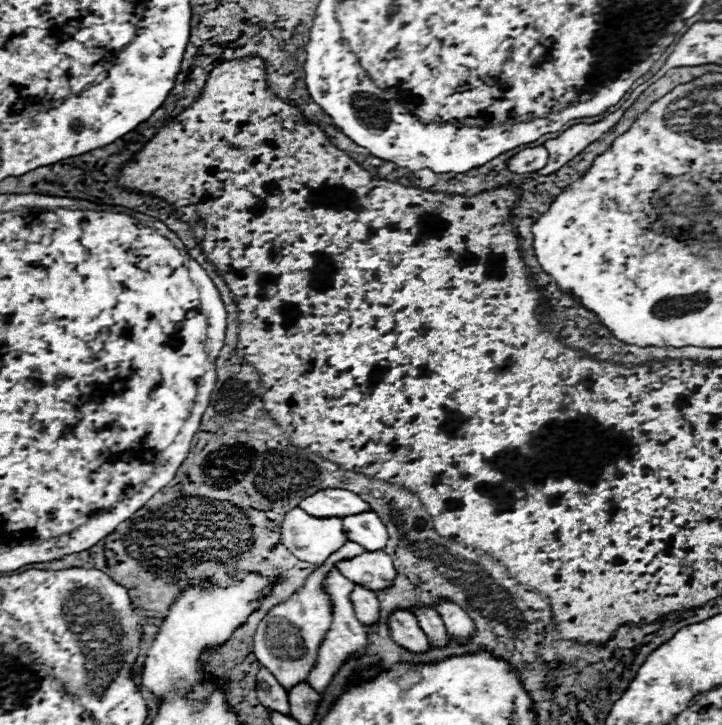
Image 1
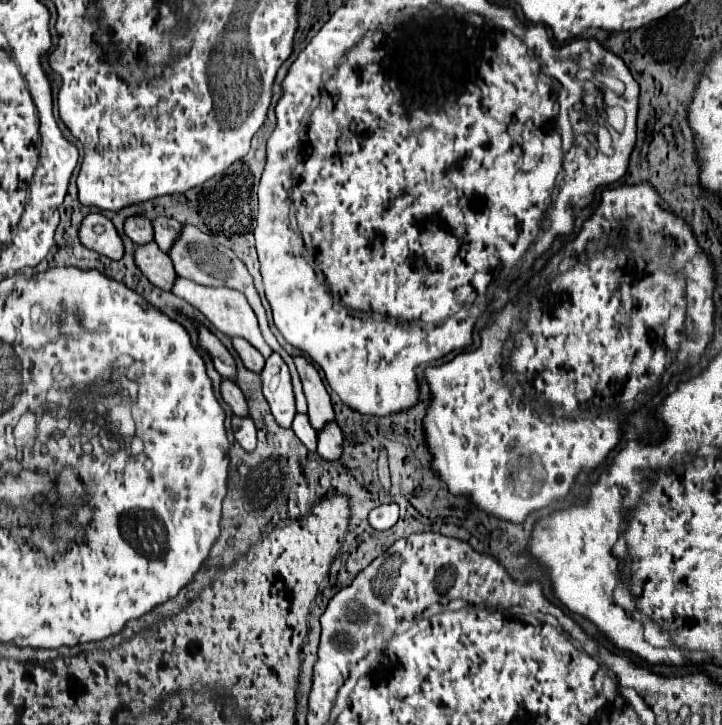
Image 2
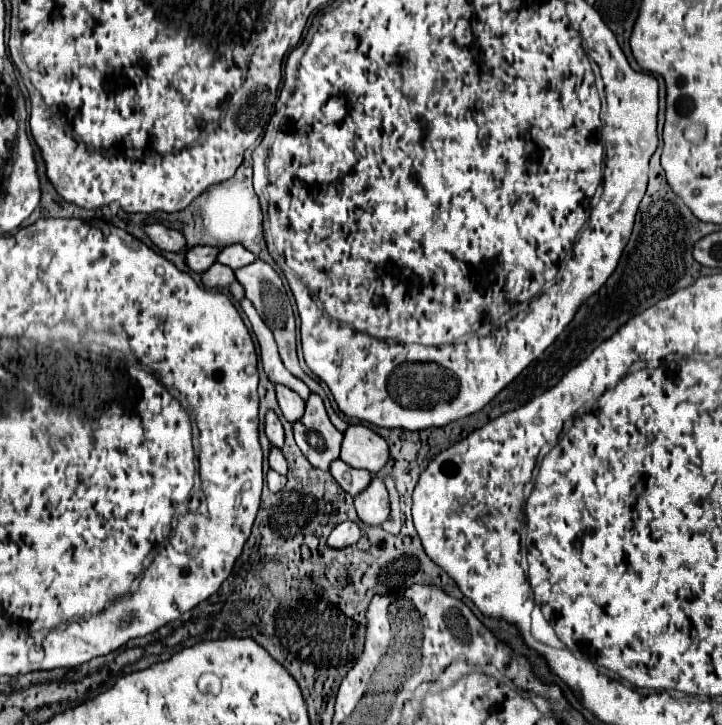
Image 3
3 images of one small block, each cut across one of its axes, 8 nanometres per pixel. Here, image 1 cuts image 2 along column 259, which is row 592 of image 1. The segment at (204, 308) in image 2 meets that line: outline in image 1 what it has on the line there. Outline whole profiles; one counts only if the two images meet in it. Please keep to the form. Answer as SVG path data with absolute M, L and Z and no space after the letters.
M332 568L324 580L324 588L326 592L330 594L330 602L332 602L332 624L328 628L328 632L324 634L322 642L320 642L320 648L318 648L318 656L316 656L316 662L314 662L314 668L312 672L308 674L308 680L310 684L314 686L316 692L324 692L326 686L330 684L332 676L336 676L340 664L344 664L344 660L348 656L352 656L354 652L362 650L366 646L366 630L364 626L360 624L360 620L356 618L354 614L354 606L350 602L350 592L352 592L352 582L342 576L336 568Z

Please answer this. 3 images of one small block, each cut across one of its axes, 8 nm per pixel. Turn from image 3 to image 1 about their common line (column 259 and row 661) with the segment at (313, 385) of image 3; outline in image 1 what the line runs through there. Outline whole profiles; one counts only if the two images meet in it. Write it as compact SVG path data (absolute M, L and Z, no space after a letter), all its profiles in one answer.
M346 542L344 546L340 546L334 554L330 554L330 558L324 564L318 564L316 570L306 578L304 586L290 596L288 600L284 600L282 604L274 606L258 624L256 634L254 634L254 652L256 658L260 660L260 664L264 664L276 678L278 682L288 690L292 688L296 682L306 680L308 670L314 664L316 658L316 650L318 644L324 636L324 632L328 630L330 622L332 622L332 614L330 614L330 604L326 594L322 592L322 574L332 568L336 564L336 560L342 558L352 558L356 554L364 552L362 546L358 546L356 542Z

